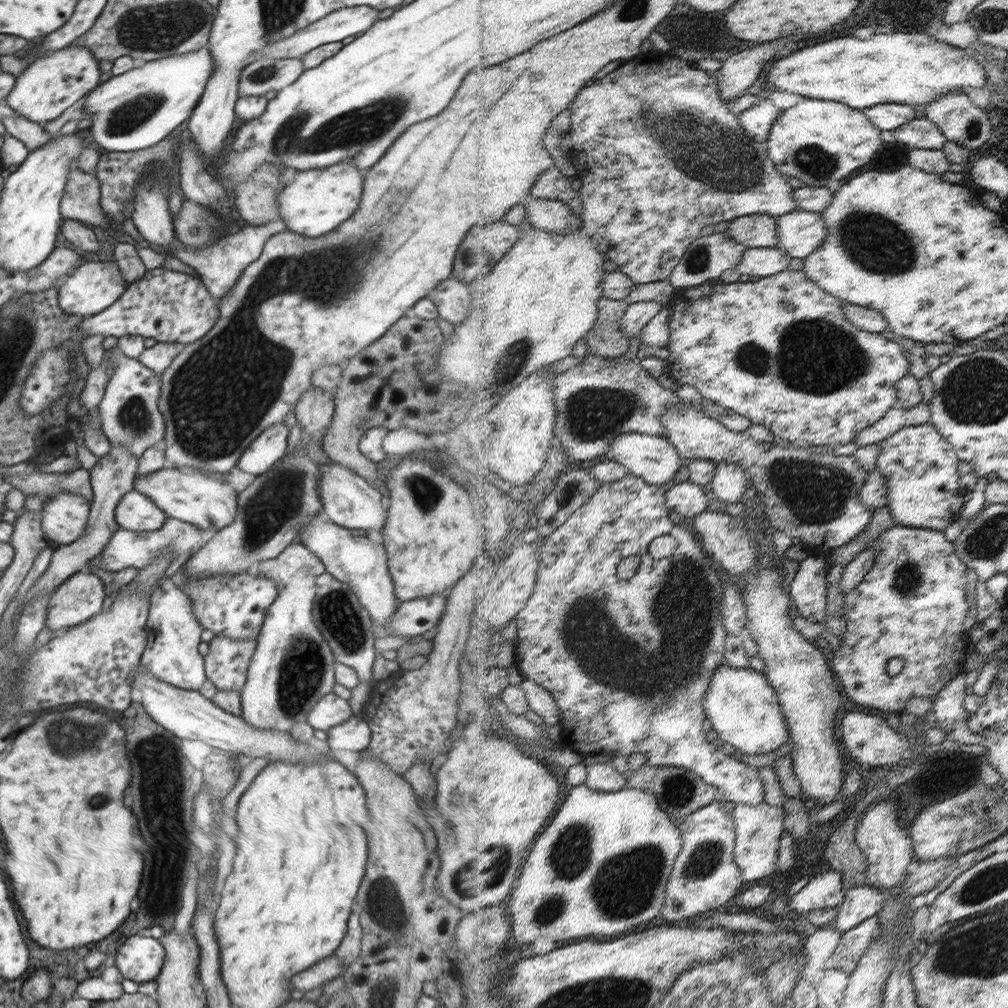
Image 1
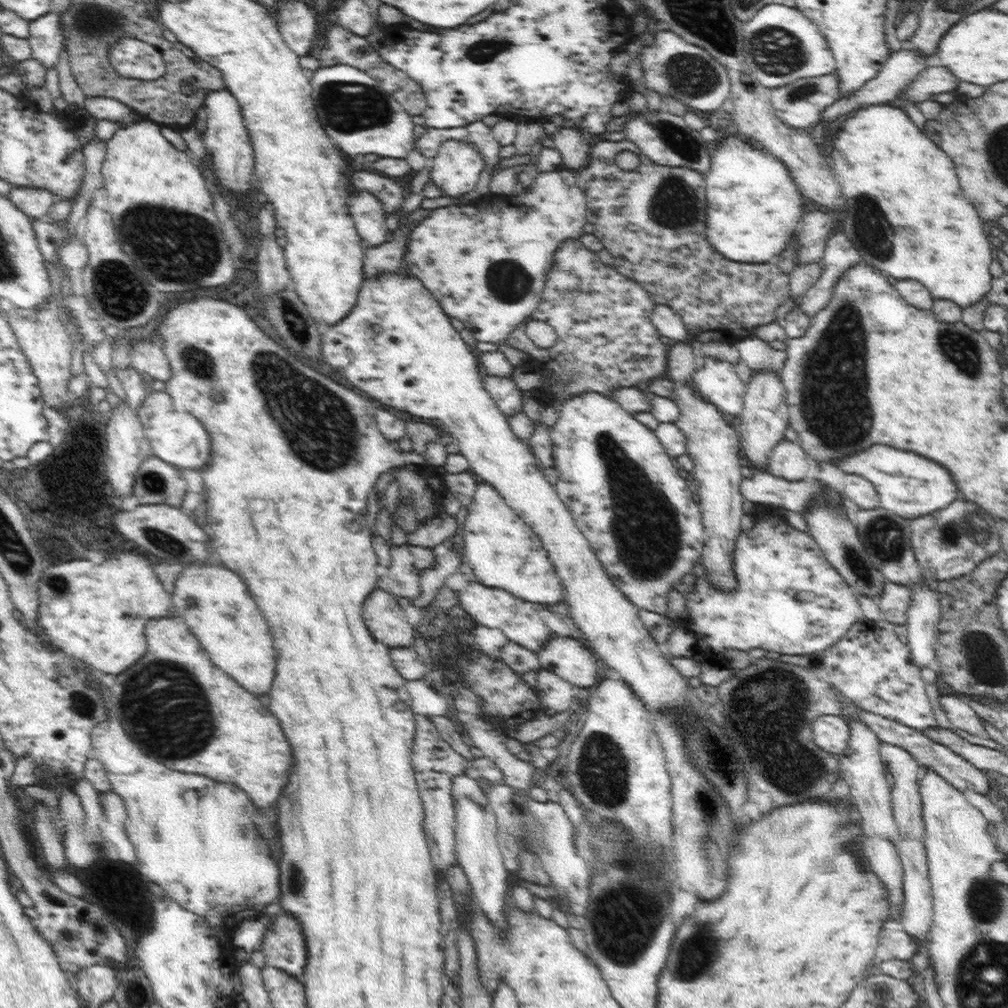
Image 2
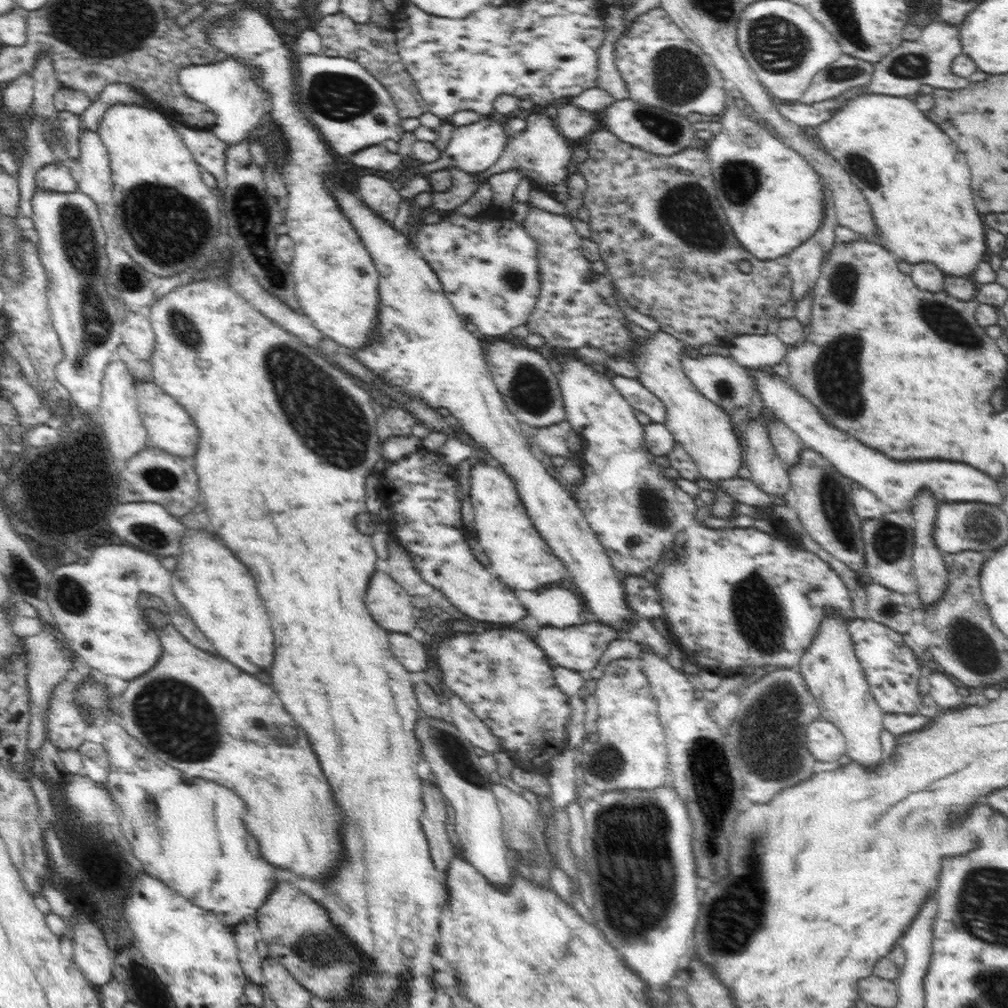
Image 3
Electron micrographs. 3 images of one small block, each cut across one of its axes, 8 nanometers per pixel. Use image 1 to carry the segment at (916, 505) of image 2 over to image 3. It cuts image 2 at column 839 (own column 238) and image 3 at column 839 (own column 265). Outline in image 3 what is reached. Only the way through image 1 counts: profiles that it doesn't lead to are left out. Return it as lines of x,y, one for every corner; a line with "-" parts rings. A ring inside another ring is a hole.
756,370
752,374
754,385
760,391
764,407
772,409
772,413
781,420
790,430
793,430
805,447
817,452
828,460
839,474
860,483
870,492
873,492
886,509
894,512
908,512
912,508
912,500
920,490
929,490
936,502
977,502
977,503
999,503
1003,498
1002,490
991,476
968,464
952,462
948,460
893,460
886,453
868,447
857,438
834,428
821,412
810,405
808,401
782,377
776,374

